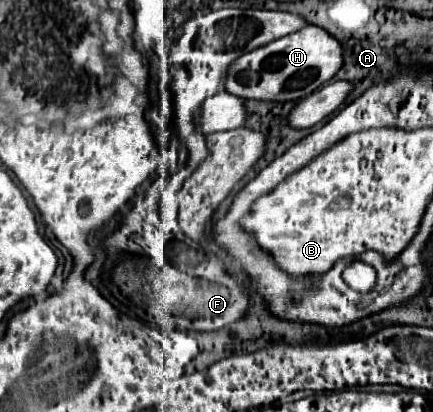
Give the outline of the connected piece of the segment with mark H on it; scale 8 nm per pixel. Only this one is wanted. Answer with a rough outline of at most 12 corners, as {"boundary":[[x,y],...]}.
{"boundary":[[305,25],[235,59],[225,91],[299,101],[341,67],[341,45]]}

